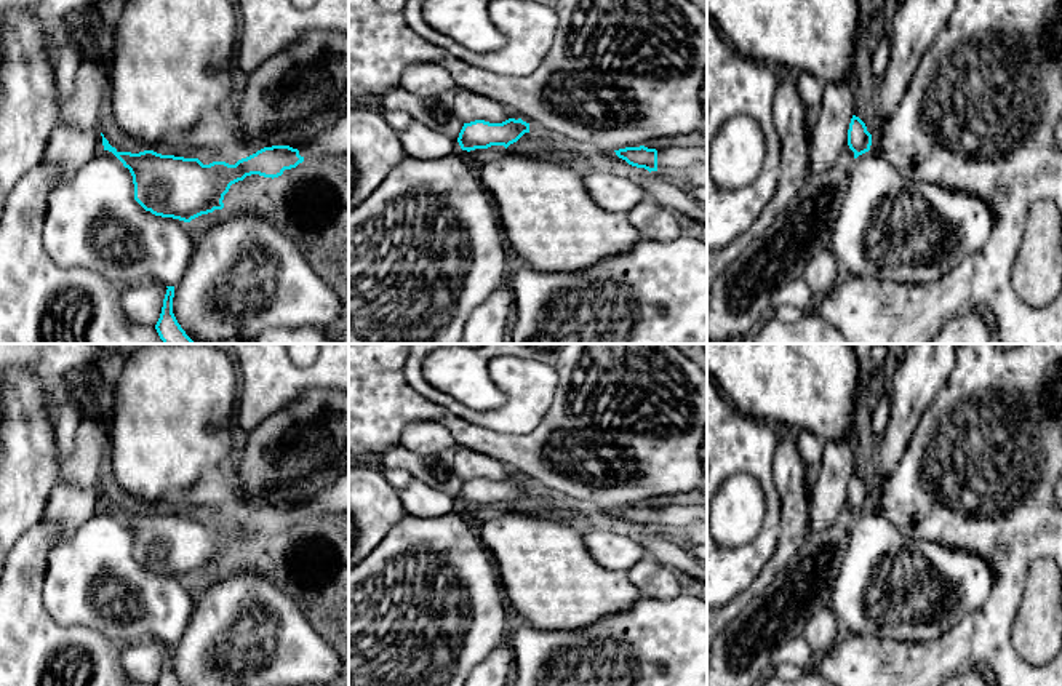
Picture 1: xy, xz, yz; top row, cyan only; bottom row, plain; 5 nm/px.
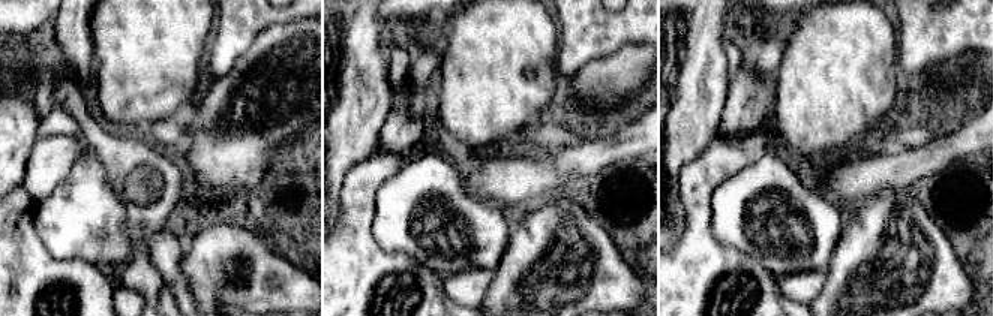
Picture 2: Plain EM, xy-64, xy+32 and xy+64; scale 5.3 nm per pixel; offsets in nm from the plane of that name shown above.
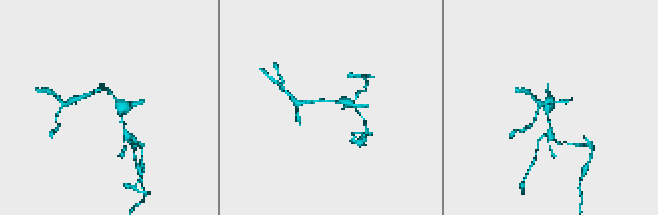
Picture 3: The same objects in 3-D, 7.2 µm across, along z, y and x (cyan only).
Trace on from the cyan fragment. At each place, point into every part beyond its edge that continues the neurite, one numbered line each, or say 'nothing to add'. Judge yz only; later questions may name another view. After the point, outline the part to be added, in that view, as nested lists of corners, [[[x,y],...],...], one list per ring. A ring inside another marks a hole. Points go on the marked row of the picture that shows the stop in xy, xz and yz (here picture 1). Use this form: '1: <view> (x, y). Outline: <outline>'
nothing to add

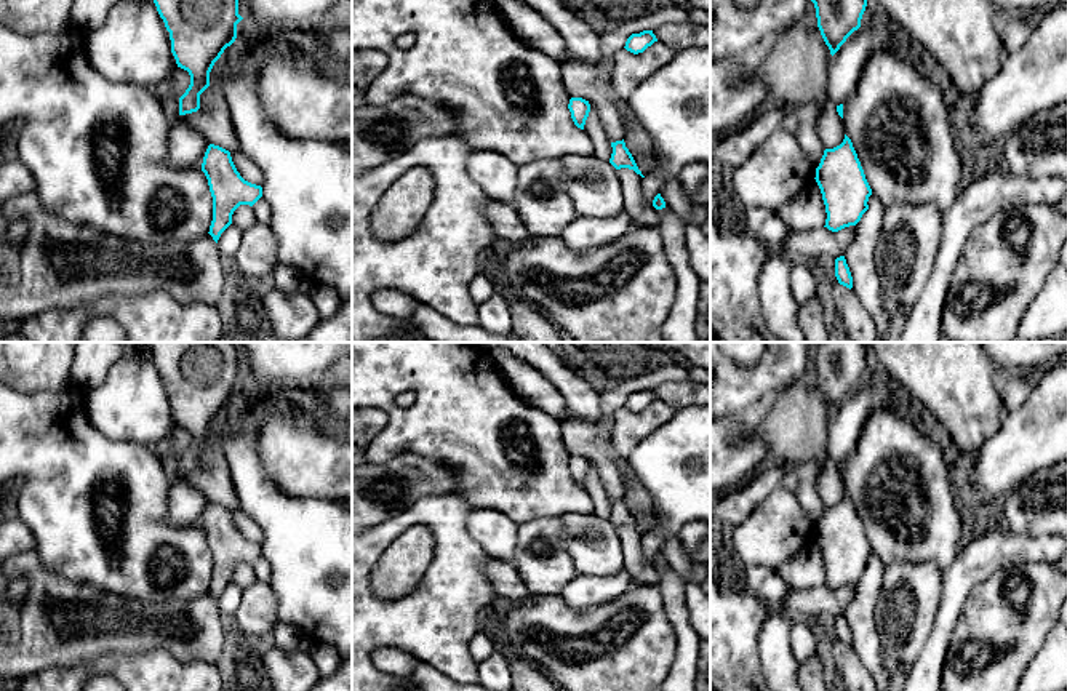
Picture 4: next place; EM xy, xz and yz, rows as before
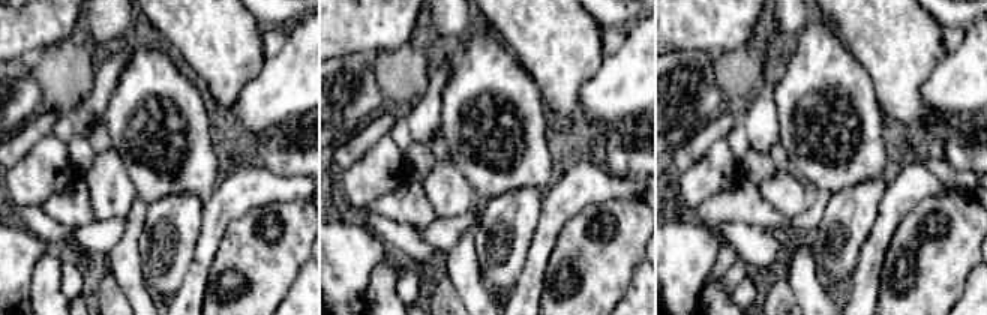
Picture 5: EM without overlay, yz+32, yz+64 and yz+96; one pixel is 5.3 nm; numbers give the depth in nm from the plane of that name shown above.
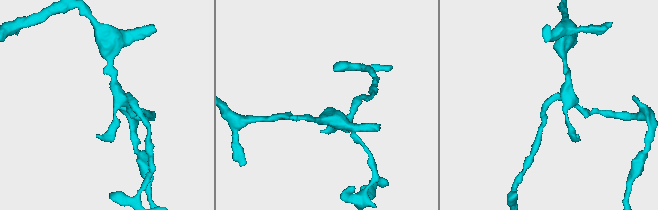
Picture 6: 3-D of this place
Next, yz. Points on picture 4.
nothing to add

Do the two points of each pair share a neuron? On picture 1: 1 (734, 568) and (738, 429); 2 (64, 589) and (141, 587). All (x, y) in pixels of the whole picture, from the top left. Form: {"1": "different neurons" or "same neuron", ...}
{"1": "same neuron", "2": "same neuron"}

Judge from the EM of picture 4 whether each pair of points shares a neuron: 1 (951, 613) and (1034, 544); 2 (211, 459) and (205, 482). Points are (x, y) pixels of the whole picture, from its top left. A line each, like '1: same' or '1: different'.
1: same
2: same

